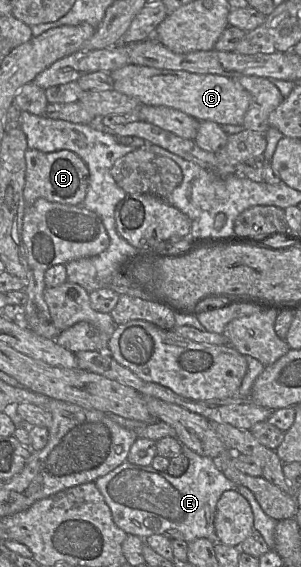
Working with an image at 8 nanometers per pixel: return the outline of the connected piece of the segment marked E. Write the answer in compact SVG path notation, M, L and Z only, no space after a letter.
M184 445L182 453L188 458L189 465L186 472L179 477L156 470L151 465L139 466L125 461L96 479L95 484L111 510L114 523L127 534L137 535L143 540L160 534L171 540L190 542L206 538L217 542L214 526L217 502L223 492L234 490L249 502L253 512L254 529L262 535L269 549L273 550L274 531L278 520L265 514L254 494L247 487L226 478L216 460L201 456Z

